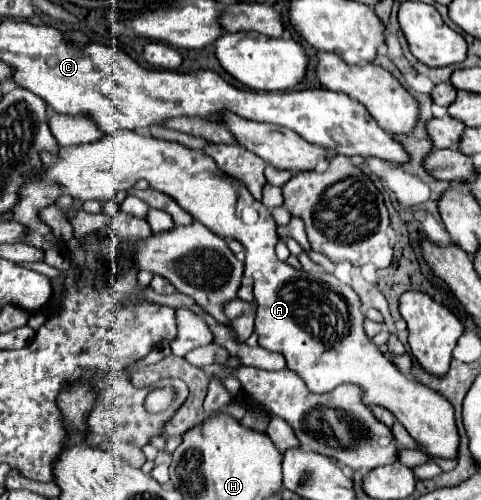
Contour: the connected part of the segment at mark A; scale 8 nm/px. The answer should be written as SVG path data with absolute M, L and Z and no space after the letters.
M116 131L112 135L104 135L102 139L80 145L80 147L60 147L56 155L44 155L44 163L48 163L48 175L40 179L40 183L24 183L24 195L20 195L20 203L16 203L16 219L18 223L24 223L28 231L28 245L38 249L50 249L56 239L50 233L50 229L38 219L38 211L50 203L54 203L62 195L72 195L74 199L82 201L100 201L106 203L114 197L118 191L128 191L134 187L138 179L148 179L150 187L156 191L164 191L166 195L174 197L182 209L186 209L196 221L204 223L208 229L212 229L220 237L234 237L238 239L246 249L246 275L254 279L254 299L258 303L256 311L256 333L258 343L262 347L268 347L270 351L280 351L286 357L288 369L296 371L310 391L314 393L326 393L332 391L340 383L356 383L364 389L364 403L366 405L382 405L394 413L394 417L404 425L404 429L424 445L424 453L432 457L444 457L444 459L456 459L456 447L460 447L460 435L454 421L452 403L444 399L444 395L436 395L430 387L424 387L422 383L406 377L400 373L400 369L380 353L380 349L370 341L370 337L364 333L364 313L362 303L356 291L352 291L350 285L338 281L330 273L306 273L290 267L288 263L280 261L274 253L274 245L278 241L276 235L276 221L272 219L272 213L268 207L264 207L262 201L252 199L250 191L240 183L238 179L232 179L230 175L224 175L216 163L204 155L202 151L186 149L180 143L162 141L154 137L144 137L134 131Z

